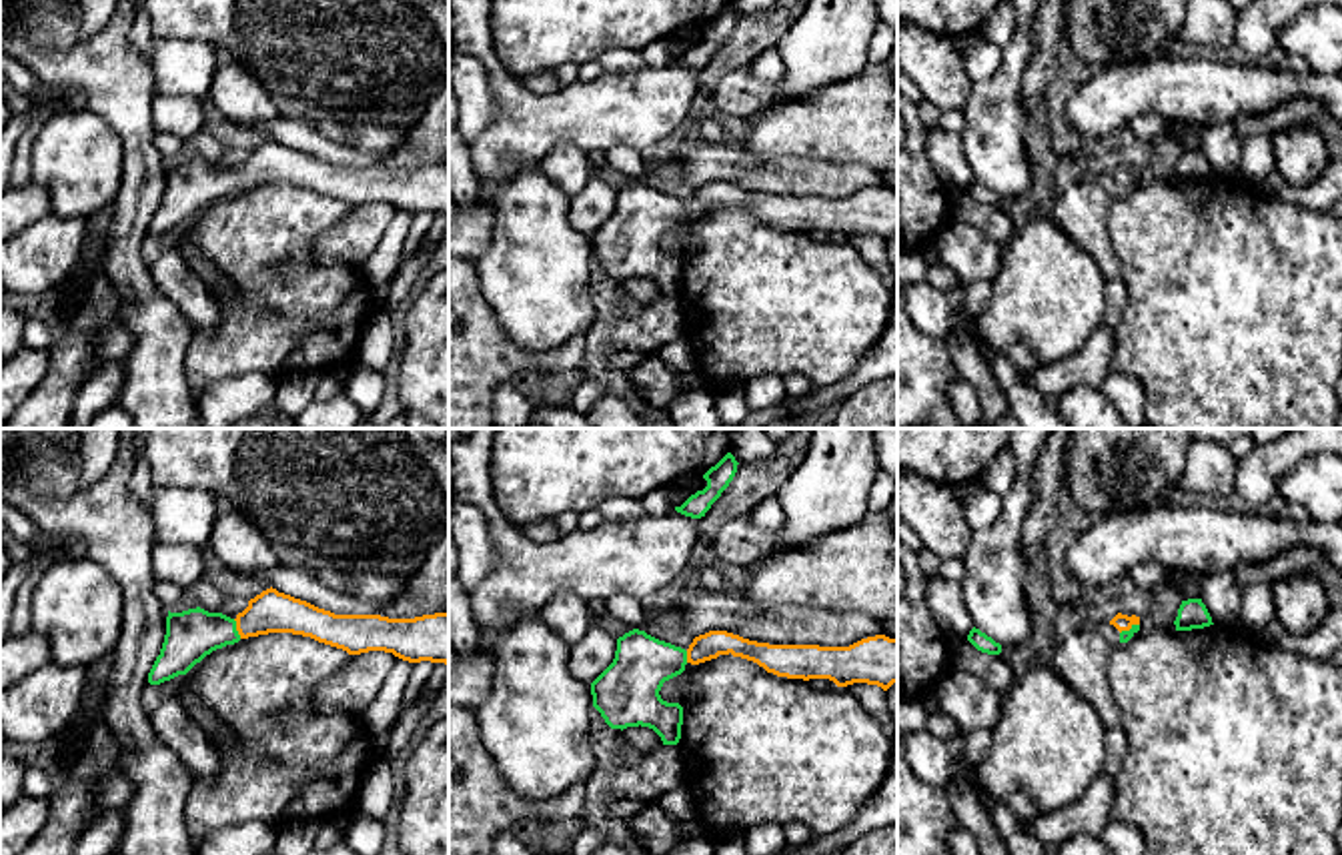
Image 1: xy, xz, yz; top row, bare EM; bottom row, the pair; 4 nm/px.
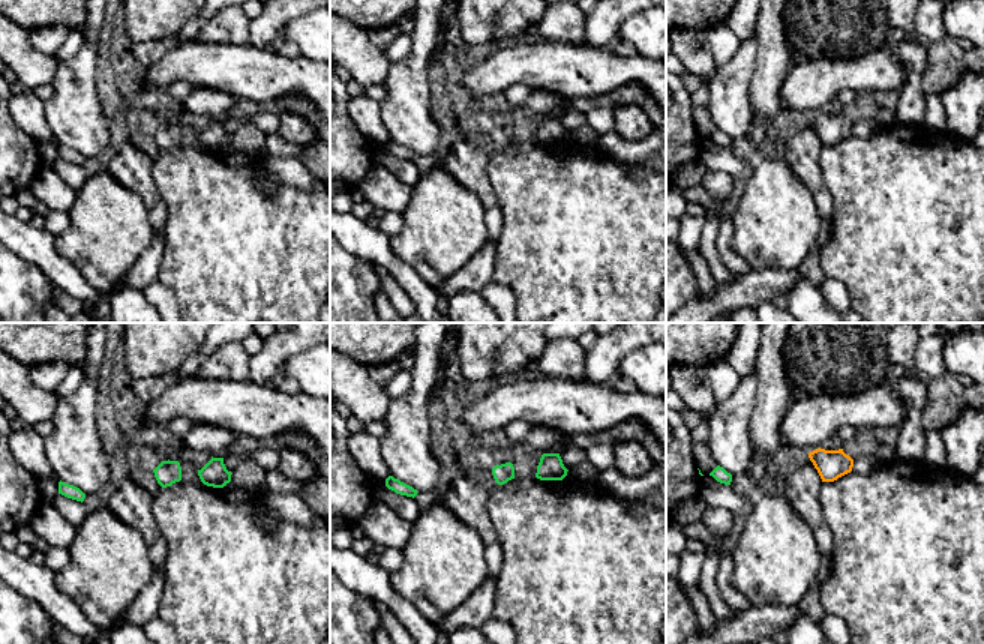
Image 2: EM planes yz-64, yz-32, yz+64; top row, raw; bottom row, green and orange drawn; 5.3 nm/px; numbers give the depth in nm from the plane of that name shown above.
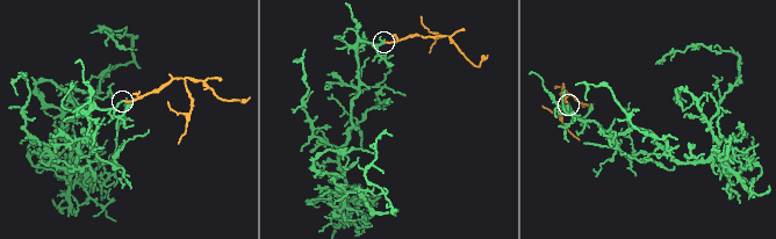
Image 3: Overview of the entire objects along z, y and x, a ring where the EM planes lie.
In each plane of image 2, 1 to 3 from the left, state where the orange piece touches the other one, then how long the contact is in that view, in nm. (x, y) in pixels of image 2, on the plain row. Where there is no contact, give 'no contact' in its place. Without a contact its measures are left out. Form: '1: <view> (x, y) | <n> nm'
1: no contact
2: no contact
3: no contact

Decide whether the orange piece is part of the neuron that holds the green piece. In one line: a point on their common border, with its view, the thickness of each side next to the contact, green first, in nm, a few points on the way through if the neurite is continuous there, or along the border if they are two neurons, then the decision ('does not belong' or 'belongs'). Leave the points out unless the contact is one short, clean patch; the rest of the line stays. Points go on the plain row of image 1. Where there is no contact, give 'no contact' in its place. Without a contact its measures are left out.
contact xy (235, 181); calibres 200 and 170 nm; way xy (191, 187), (235, 181), (271, 163); belongs

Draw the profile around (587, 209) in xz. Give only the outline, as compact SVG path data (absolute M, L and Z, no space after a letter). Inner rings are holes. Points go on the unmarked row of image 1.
M591 174L587 184L569 198L569 222L591 236L613 214L615 202L617 190Z

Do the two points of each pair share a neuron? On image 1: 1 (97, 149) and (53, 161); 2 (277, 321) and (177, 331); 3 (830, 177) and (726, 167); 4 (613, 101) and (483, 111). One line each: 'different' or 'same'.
1: same
2: different
3: same
4: different

